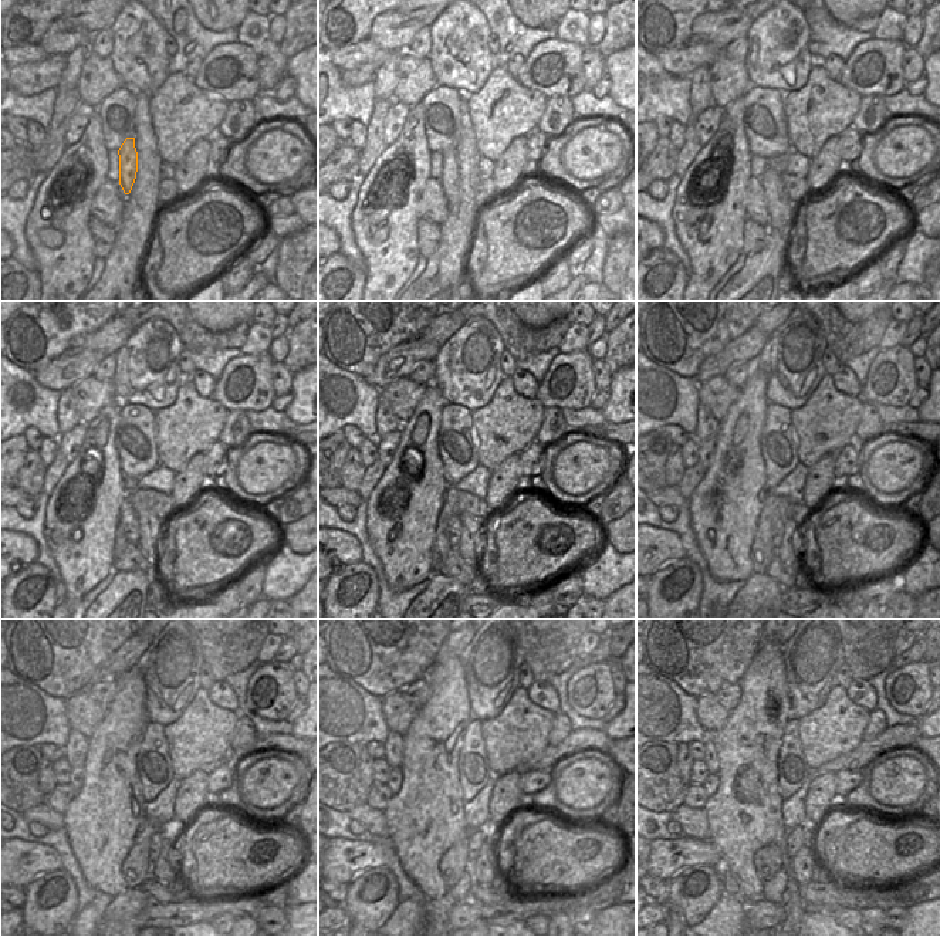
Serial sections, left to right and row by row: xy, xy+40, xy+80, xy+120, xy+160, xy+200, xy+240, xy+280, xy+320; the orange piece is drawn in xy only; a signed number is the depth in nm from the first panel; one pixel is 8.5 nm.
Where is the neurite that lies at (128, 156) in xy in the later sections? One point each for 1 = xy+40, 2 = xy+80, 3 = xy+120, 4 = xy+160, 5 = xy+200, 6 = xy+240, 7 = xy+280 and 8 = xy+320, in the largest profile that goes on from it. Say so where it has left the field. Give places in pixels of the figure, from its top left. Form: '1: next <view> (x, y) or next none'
1: next xy+40 (450, 181)
2: next xy+80 (783, 212)
3: next xy+120 (151, 527)
4: next xy+160 (470, 544)
5: next xy+200 (793, 550)
6: next xy+240 (165, 870)
7: next xy+280 (483, 868)
8: next xy+320 (801, 865)

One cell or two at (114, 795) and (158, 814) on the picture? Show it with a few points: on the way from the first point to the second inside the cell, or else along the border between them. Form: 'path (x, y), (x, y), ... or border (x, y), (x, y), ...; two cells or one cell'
border (145, 801), (144, 811), (146, 817); two cells

